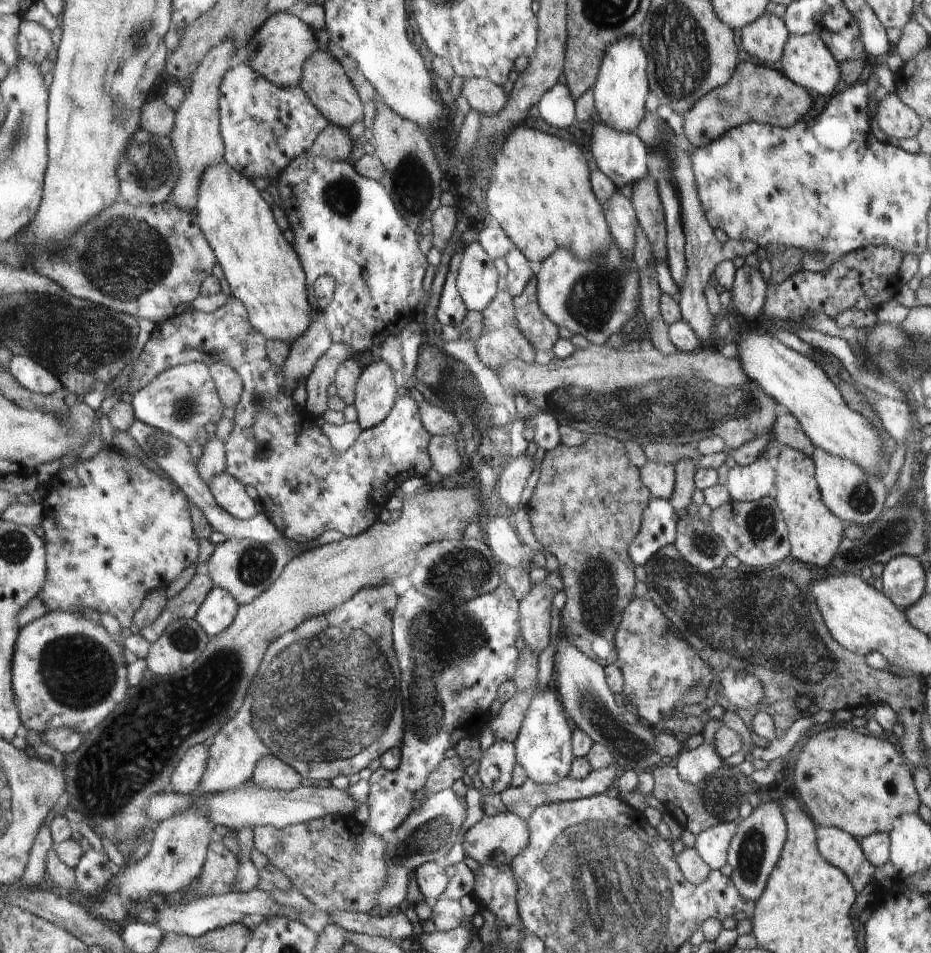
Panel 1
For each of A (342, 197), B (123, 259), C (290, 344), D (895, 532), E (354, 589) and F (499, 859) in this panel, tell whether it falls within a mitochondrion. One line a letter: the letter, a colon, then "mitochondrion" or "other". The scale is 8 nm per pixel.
A: mitochondrion
B: mitochondrion
C: other
D: mitochondrion
E: other
F: other

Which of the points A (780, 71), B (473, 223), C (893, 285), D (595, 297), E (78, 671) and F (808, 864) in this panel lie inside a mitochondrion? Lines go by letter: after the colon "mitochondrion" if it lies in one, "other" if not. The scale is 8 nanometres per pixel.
A: other
B: other
C: other
D: mitochondrion
E: mitochondrion
F: other

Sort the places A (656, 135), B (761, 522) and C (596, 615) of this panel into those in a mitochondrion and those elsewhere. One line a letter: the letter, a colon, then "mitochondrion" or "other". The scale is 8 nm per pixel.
A: other
B: mitochondrion
C: mitochondrion

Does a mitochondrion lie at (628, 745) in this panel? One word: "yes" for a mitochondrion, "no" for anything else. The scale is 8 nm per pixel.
yes

